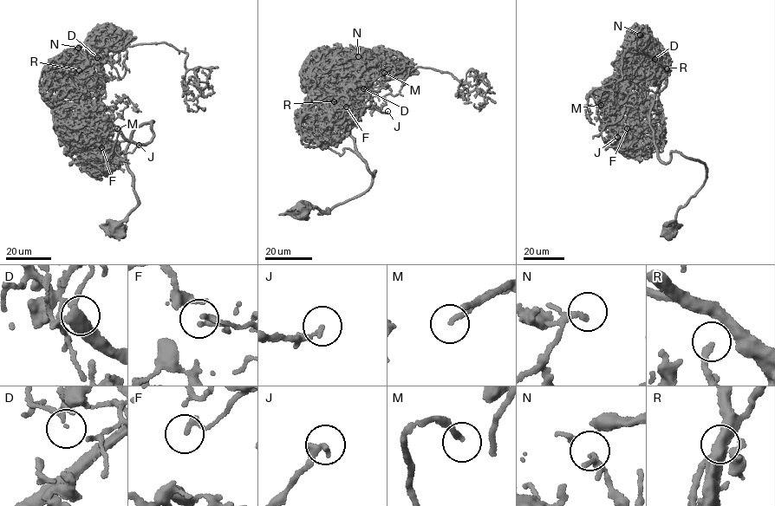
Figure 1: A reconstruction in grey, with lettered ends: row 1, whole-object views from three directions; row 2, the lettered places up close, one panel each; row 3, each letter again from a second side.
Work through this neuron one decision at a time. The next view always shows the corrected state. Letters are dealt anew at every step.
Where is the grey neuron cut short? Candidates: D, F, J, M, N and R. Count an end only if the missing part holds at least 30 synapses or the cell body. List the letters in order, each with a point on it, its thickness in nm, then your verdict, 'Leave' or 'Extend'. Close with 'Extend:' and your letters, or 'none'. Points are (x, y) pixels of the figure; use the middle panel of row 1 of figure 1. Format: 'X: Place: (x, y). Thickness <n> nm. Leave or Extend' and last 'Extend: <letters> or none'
D: Place: (363, 88). Thickness 140 nm. Leave
F: Place: (346, 107). Thickness 190 nm. Leave
J: Place: (387, 111). Thickness 200 nm. Leave
M: Place: (384, 73). Thickness 180 nm. Extend
N: Place: (358, 56). Thickness 140 nm. Leave
R: Place: (334, 101). Thickness 200 nm. Extend
Extend: M, R

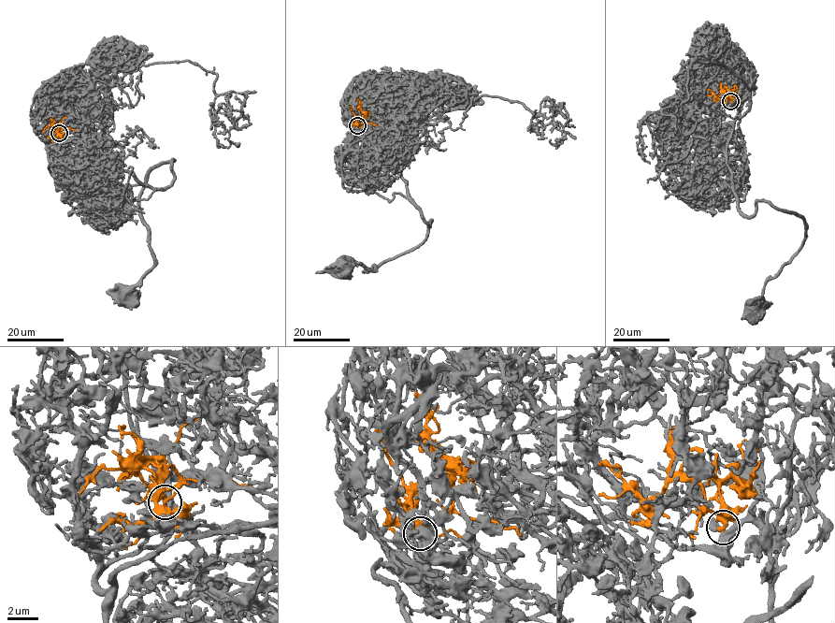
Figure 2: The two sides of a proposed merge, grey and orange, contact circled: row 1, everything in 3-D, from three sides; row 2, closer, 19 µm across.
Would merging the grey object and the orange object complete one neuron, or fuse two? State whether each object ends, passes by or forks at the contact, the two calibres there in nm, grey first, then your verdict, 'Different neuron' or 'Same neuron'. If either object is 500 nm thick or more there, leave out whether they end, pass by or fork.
Thickness 200 nm (grey) against 550 nm. Same neuron

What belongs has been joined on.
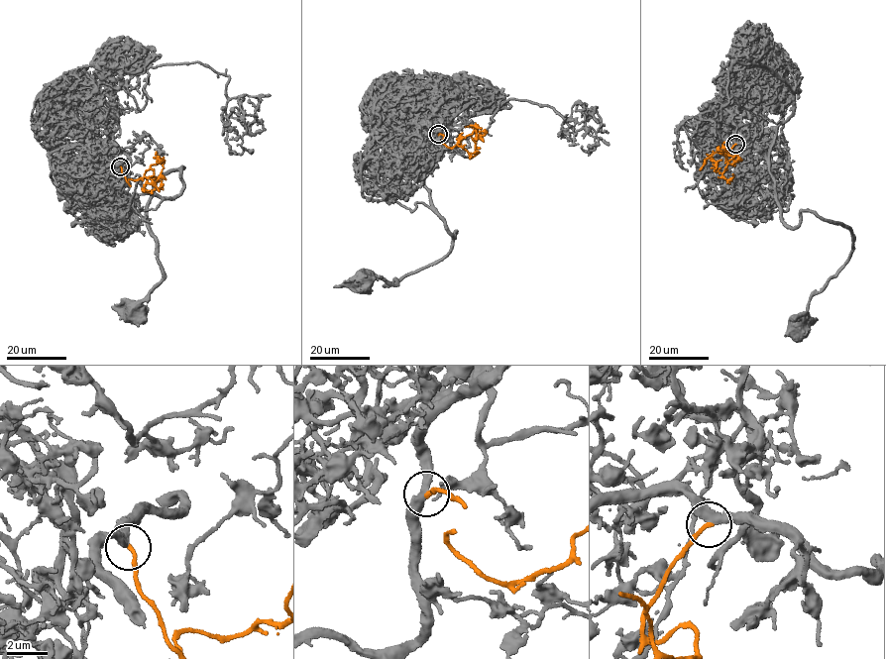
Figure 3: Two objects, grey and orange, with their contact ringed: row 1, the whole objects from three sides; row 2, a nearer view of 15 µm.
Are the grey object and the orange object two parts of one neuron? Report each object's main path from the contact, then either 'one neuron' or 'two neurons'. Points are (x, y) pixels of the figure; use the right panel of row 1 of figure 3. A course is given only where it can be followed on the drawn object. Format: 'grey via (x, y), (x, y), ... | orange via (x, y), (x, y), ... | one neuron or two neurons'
grey via (735, 144), (764, 152), (786, 224), (809, 211), (851, 233), (847, 262), (810, 299), (799, 327) | orange via (735, 144), (725, 160), (732, 160), (732, 164), (719, 153), (714, 153), (710, 157), (717, 163), (721, 160) | one neuron

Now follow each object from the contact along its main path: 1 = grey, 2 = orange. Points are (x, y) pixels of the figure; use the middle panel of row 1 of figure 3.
1: (438, 134), (436, 156), (413, 162), (447, 231), (457, 232), (451, 250), (384, 286), (394, 285), (363, 282)
2: (438, 135), (443, 135), (441, 141), (447, 146), (454, 147), (477, 128), (477, 137), (481, 140)

